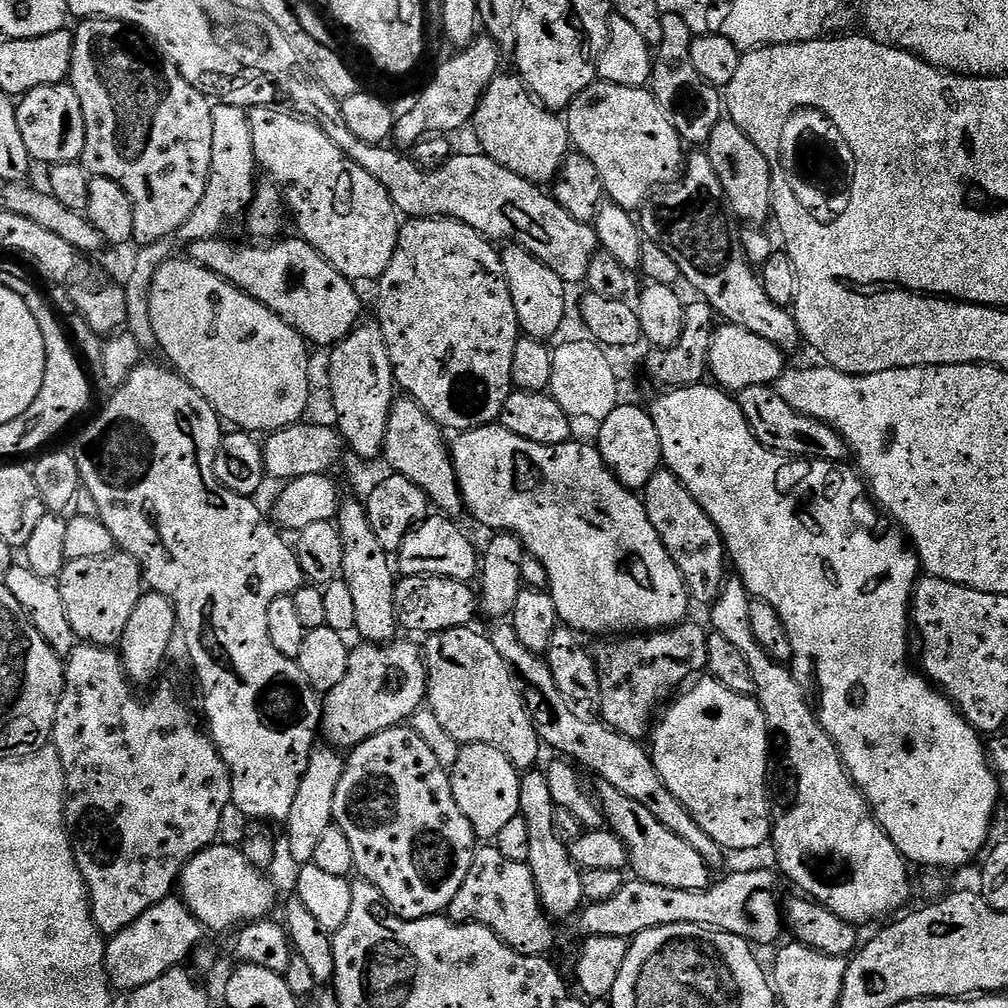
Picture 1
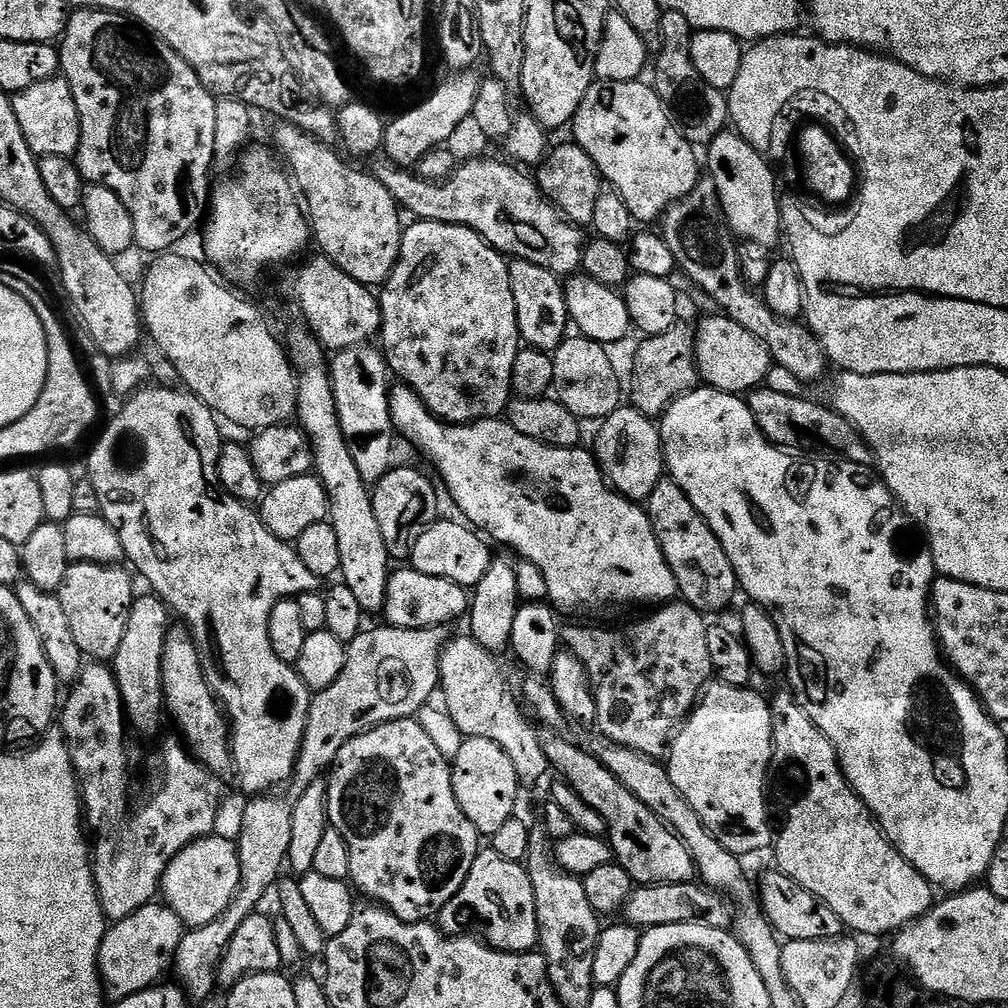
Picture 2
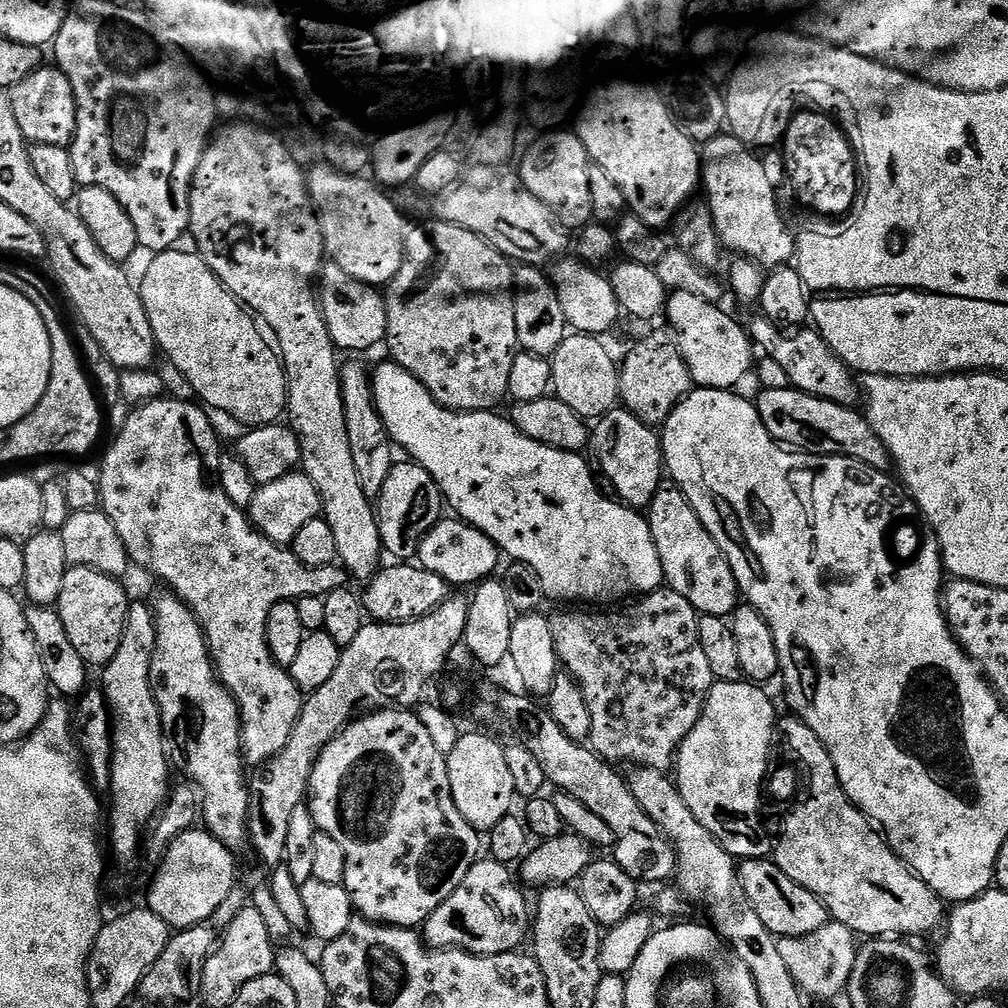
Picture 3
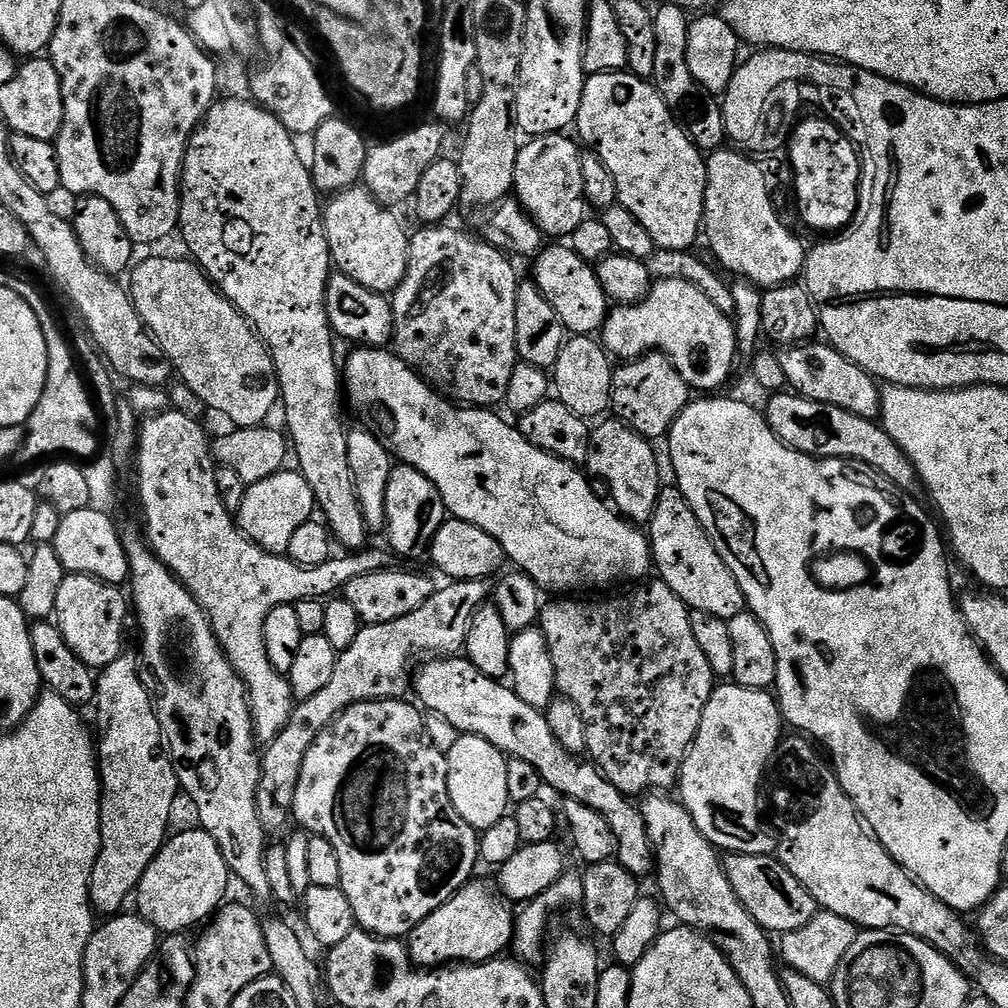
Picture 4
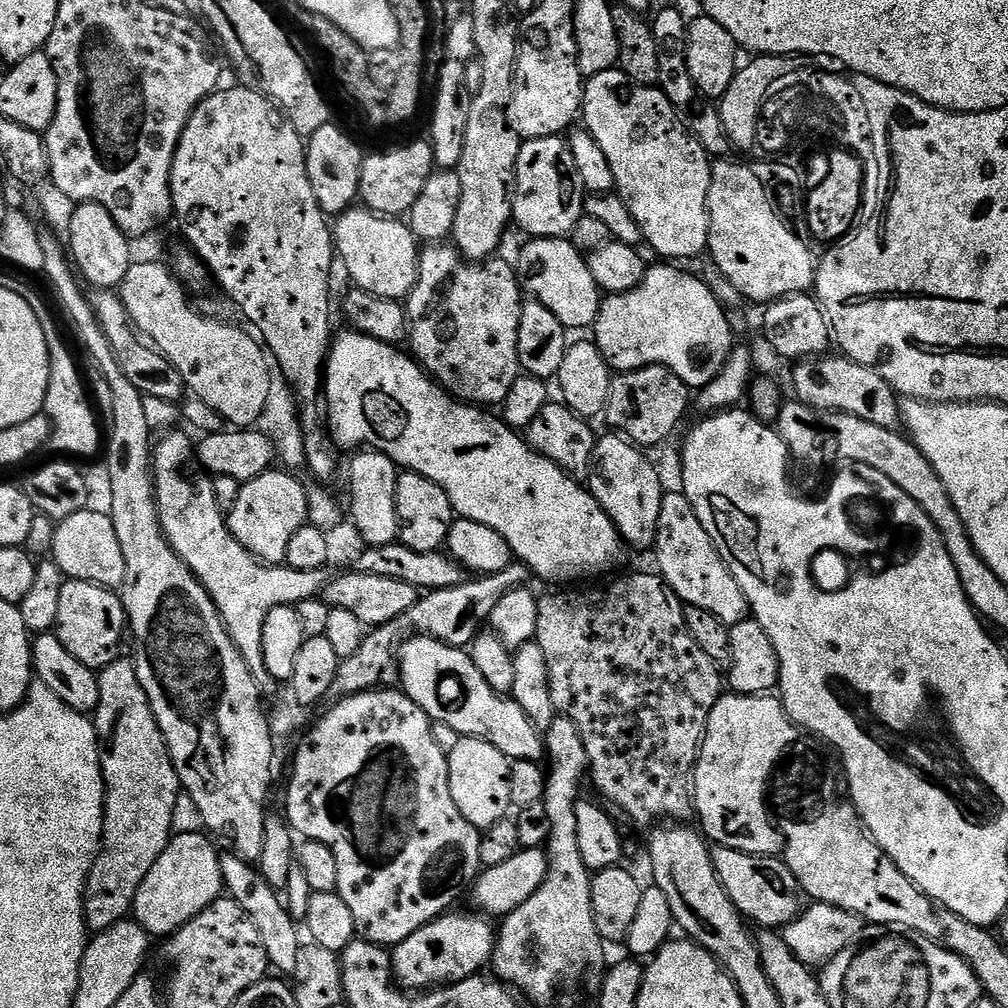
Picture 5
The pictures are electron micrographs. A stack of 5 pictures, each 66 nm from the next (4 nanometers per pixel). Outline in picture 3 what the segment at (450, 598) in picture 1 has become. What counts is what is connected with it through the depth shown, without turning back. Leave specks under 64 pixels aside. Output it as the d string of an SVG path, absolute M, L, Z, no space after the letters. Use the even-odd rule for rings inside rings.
M396 562L391 566L393 568L381 567L376 575L367 581L365 588L368 589L362 592L364 611L369 621L378 624L405 624L430 614L438 606L442 606L444 600L448 599L450 585L447 580L442 579L438 574L434 574L430 570L421 568L412 562Z

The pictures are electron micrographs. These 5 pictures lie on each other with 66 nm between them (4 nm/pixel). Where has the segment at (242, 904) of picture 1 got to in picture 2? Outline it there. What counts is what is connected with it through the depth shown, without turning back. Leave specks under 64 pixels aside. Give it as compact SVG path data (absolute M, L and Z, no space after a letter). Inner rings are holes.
M213 834L186 846L186 850L179 852L174 862L170 862L164 871L162 900L189 929L201 928L224 915L239 885L240 856L236 853L236 844Z

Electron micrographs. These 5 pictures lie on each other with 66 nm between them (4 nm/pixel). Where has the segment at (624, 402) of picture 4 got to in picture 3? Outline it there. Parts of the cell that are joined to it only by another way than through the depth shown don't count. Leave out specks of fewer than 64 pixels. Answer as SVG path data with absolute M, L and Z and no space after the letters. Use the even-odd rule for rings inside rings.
M656 332L653 336L644 336L622 360L620 368L620 404L646 425L662 426L670 414L681 404L685 396L692 391L692 375L680 353L679 344L671 335L663 336Z

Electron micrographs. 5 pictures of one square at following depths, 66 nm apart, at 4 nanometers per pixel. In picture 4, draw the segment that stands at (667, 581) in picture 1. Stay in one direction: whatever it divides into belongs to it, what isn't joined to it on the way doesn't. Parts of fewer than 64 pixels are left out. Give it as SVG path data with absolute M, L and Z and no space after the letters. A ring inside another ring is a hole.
M363 346L352 350L348 356L348 361L342 364L342 384L346 389L346 400L356 407L356 412L364 421L370 425L371 431L380 437L388 451L399 463L414 466L414 470L418 470L422 474L426 474L426 478L430 478L430 482L434 482L434 486L438 486L438 490L442 494L442 502L444 503L445 513L453 520L461 520L462 522L470 522L470 526L478 526L478 530L486 530L486 534L490 534L490 538L494 538L502 546L505 557L509 561L512 560L517 569L525 572L530 578L534 578L534 582L545 593L548 594L576 594L579 588L604 588L607 584L616 584L619 580L636 580L632 582L640 582L645 579L644 575L649 571L653 571L652 563L652 545L645 533L641 531L637 525L621 518L615 507L603 504L596 497L594 489L588 485L589 477L583 476L581 469L575 464L566 462L557 456L551 456L546 450L538 450L538 446L534 446L526 437L521 434L519 427L507 424L500 416L495 416L495 411L487 408L470 408L467 406L457 406L446 396L441 396L427 380L424 380L411 368L406 362L402 362L395 351L385 350L383 348L366 348Z

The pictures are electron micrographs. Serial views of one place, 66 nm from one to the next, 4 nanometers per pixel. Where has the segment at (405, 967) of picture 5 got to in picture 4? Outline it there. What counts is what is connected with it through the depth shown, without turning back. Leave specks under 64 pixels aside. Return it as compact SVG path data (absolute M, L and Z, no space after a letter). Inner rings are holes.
M479 878L473 879L458 889L451 900L447 900L442 907L434 910L434 914L418 922L418 926L414 926L414 930L406 937L406 947L408 955L412 957L412 963L418 968L431 970L441 966L452 966L457 962L484 964L488 960L495 960L501 954L507 953L512 942L512 931L516 929L514 908L493 885L492 888L488 884L483 884Z

